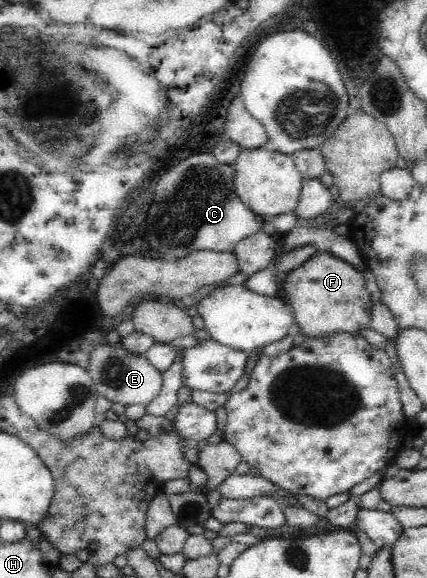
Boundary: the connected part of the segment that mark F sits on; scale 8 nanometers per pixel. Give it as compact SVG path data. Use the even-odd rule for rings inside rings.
M321 251L286 274L283 295L294 311L294 322L307 338L349 333L361 335L361 327L371 325L373 303L363 272L343 259Z

